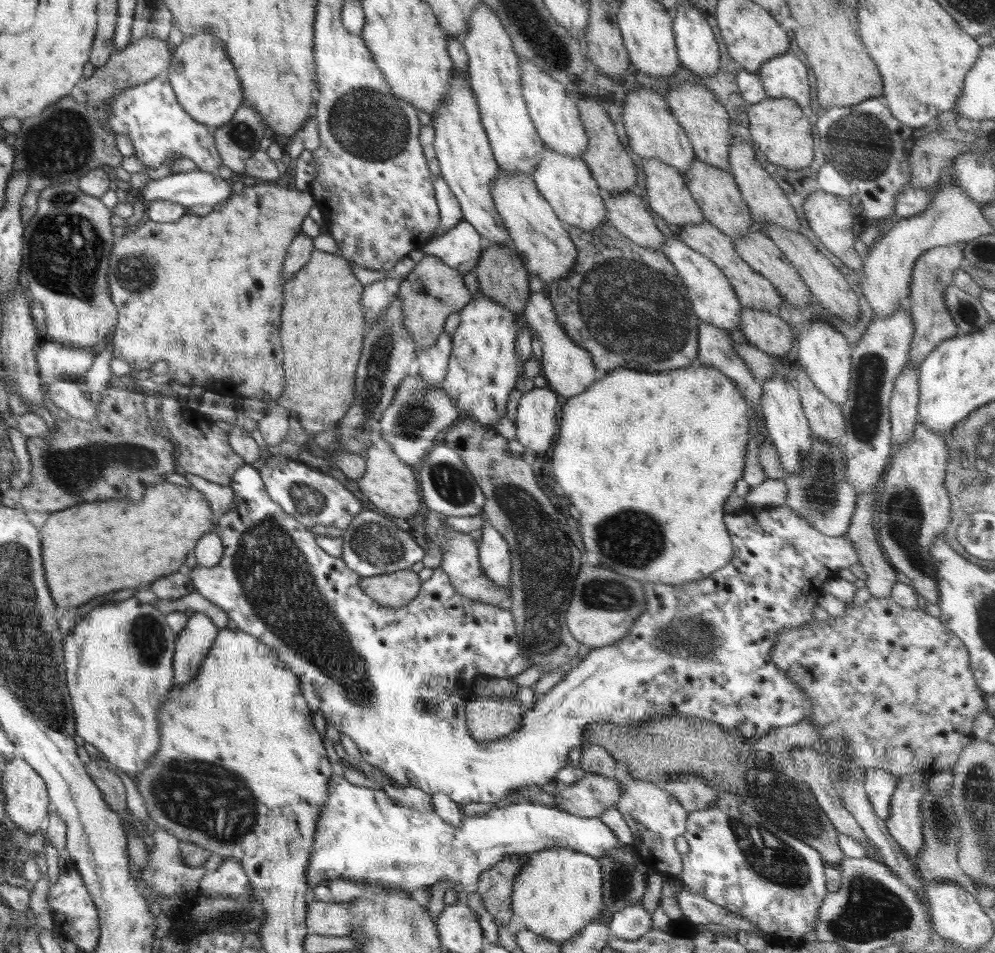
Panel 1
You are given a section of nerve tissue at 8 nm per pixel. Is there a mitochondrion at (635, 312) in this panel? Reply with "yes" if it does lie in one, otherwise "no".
yes

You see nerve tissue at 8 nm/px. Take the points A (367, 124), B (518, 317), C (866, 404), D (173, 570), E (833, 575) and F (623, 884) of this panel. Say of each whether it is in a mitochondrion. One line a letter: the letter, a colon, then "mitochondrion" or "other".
A: mitochondrion
B: other
C: mitochondrion
D: other
E: other
F: mitochondrion

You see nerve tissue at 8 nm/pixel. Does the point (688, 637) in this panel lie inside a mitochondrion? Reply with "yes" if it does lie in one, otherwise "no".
yes

